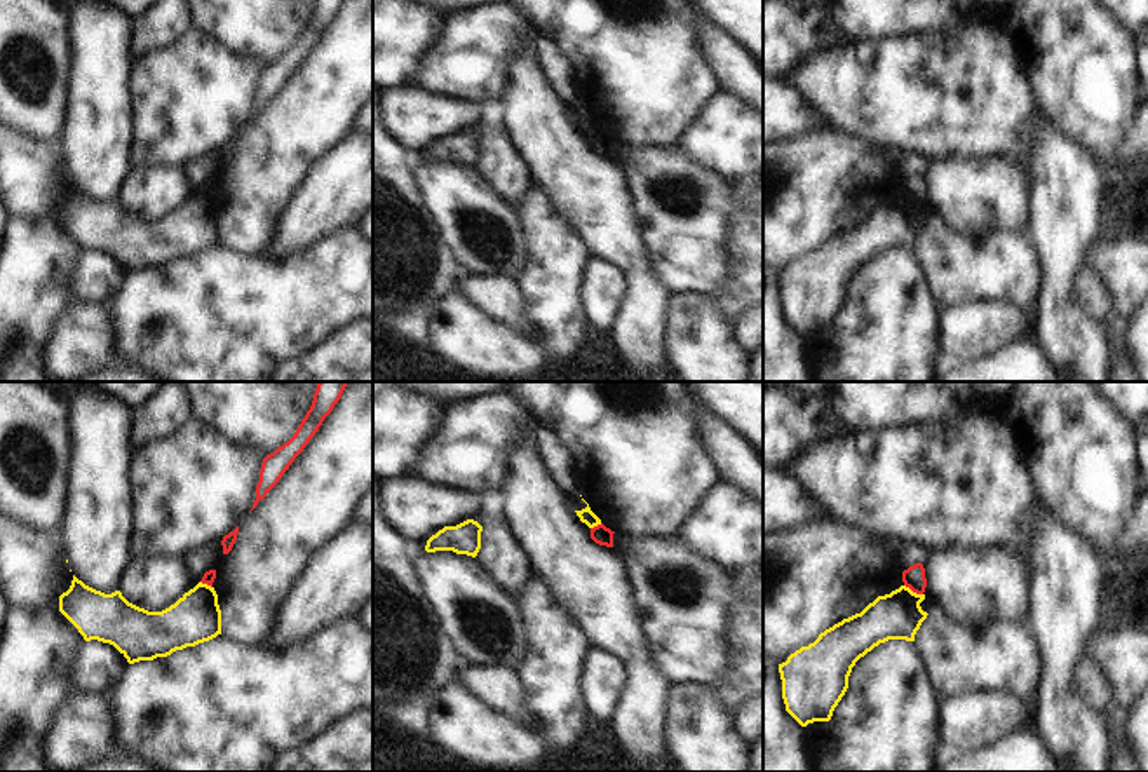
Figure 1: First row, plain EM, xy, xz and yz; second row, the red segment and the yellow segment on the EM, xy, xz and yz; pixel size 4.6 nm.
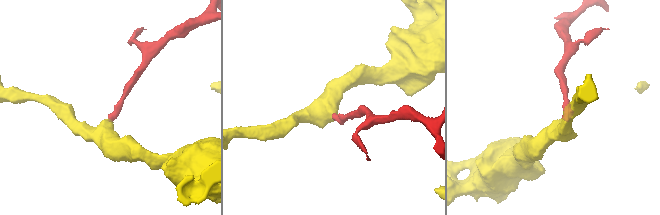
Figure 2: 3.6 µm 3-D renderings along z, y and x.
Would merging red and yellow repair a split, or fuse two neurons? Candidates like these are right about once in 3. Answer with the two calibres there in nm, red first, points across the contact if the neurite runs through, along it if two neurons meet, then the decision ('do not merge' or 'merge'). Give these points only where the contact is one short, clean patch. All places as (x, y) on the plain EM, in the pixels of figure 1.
calibres 100 and 220 nm; border yz (904, 194), (922, 204); do not merge

